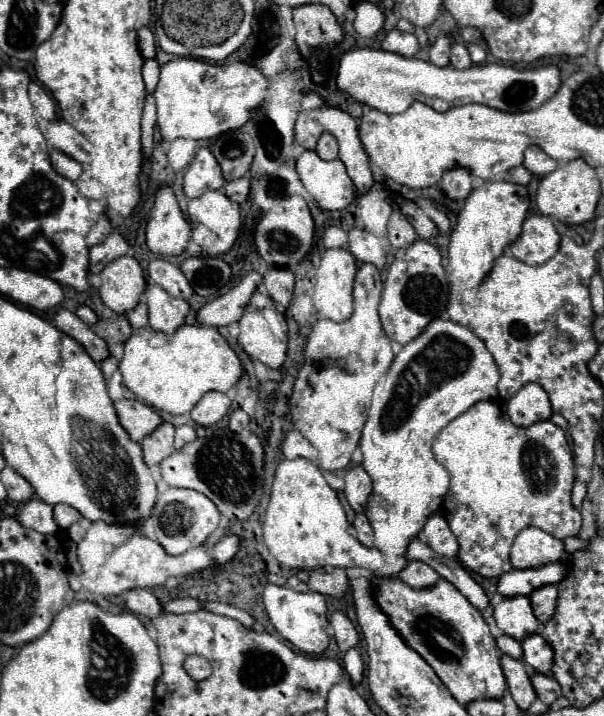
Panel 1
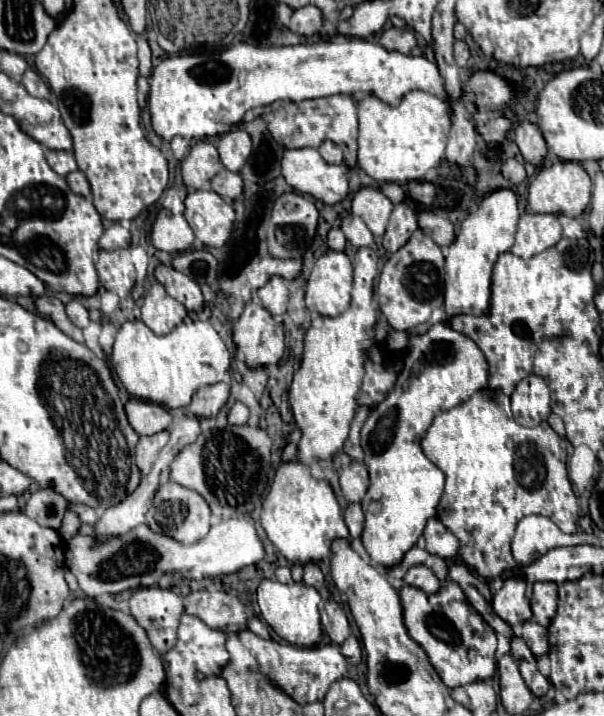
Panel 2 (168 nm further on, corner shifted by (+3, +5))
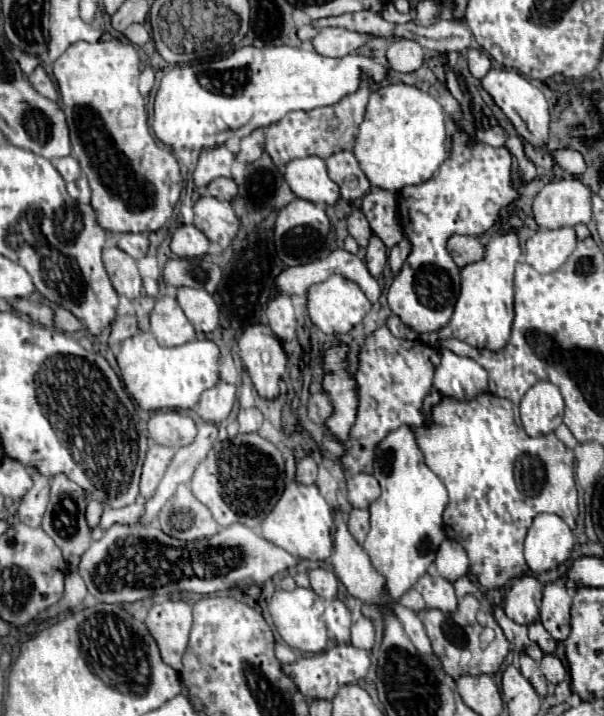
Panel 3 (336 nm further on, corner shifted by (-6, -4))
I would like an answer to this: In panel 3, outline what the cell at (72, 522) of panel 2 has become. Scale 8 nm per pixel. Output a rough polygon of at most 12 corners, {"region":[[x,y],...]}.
{"region":[[95,499],[87,503],[87,525],[97,527],[103,505]]}

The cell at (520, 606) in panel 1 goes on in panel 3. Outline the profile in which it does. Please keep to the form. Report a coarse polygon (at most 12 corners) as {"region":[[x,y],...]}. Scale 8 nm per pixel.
{"region":[[535,577],[515,579],[503,603],[519,625],[539,621],[543,586]]}

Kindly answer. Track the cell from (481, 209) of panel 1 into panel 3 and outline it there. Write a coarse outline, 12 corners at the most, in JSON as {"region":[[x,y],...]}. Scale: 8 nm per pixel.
{"region":[[515,229],[461,269],[451,321],[419,339],[501,349],[513,323]]}

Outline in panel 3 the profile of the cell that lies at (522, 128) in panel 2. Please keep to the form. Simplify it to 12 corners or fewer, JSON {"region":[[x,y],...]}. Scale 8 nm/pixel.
{"region":[[491,69],[481,87],[535,149],[547,149],[549,109],[519,73]]}

